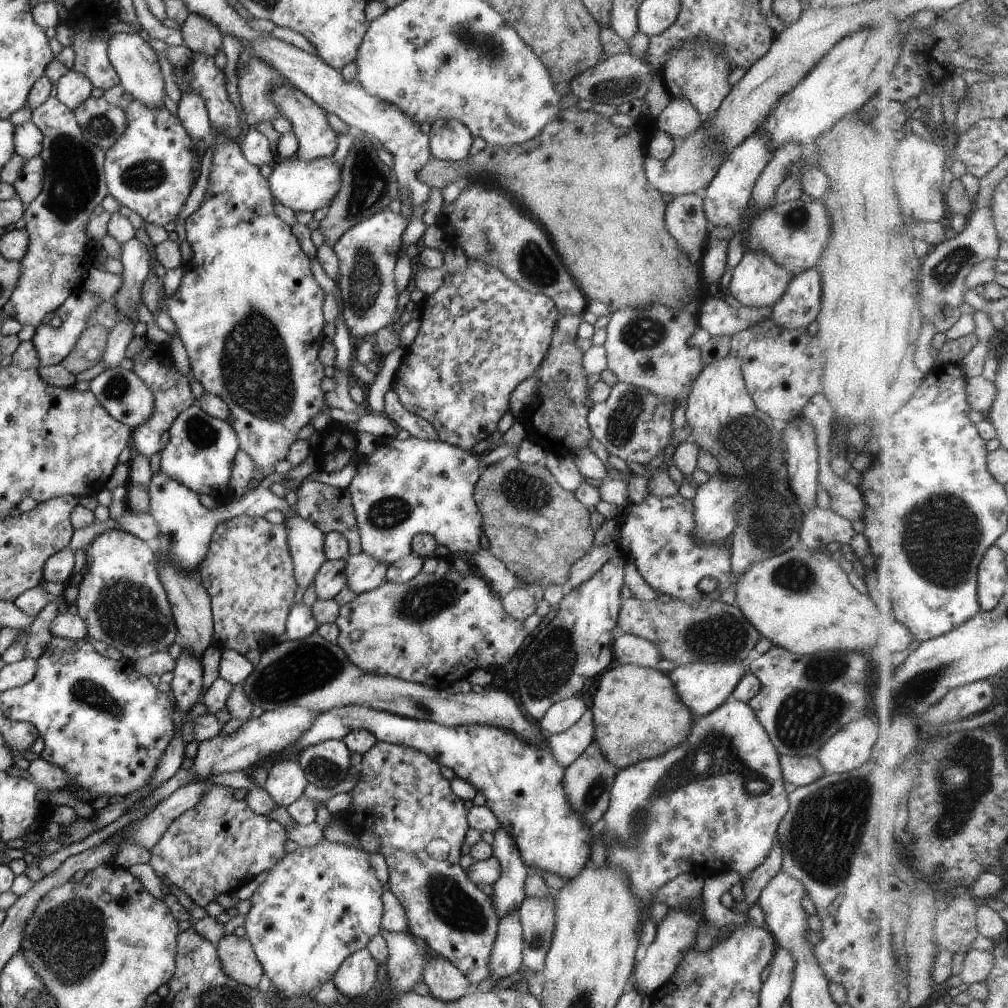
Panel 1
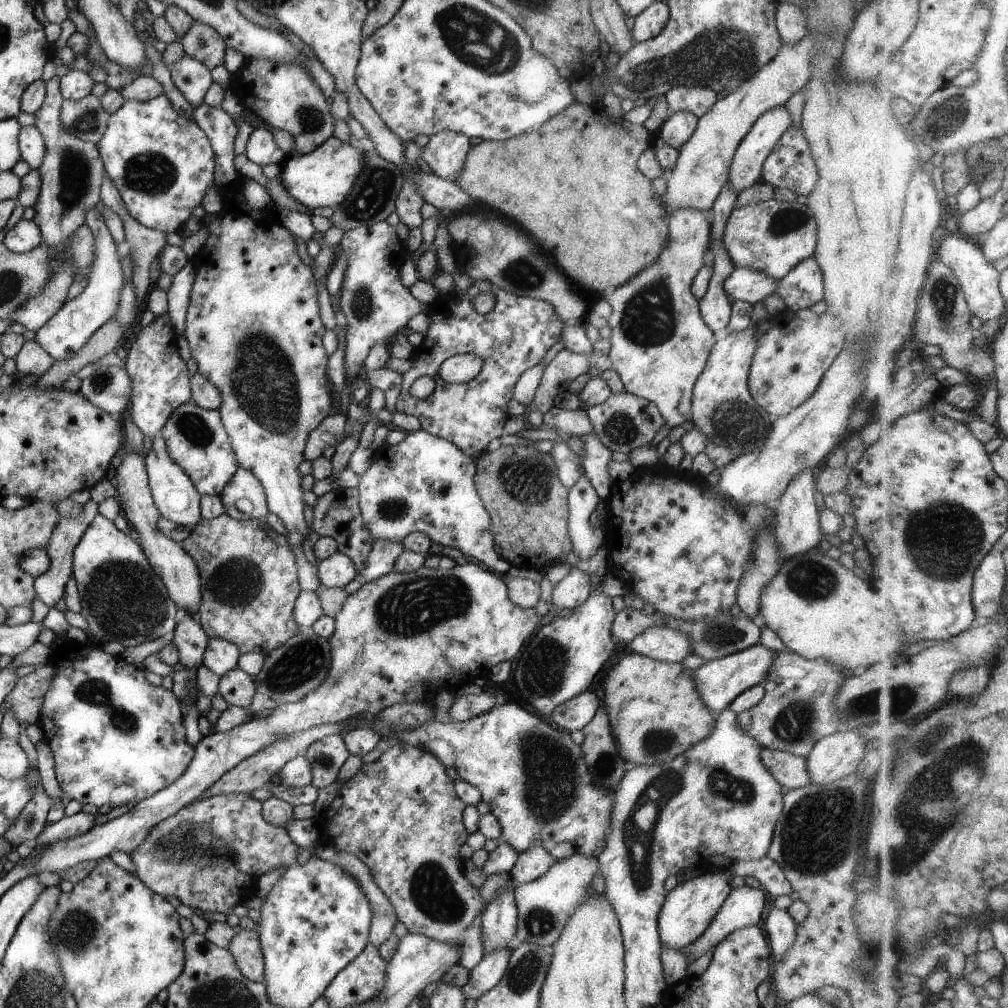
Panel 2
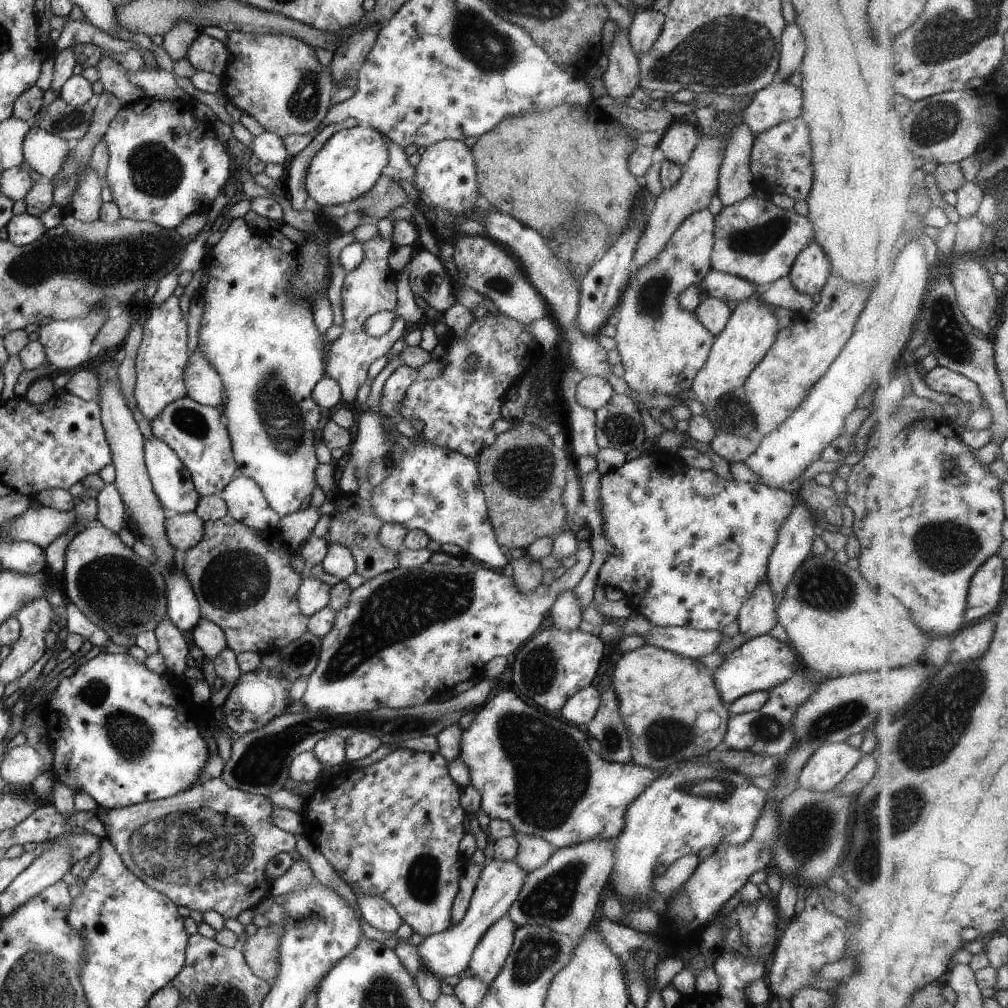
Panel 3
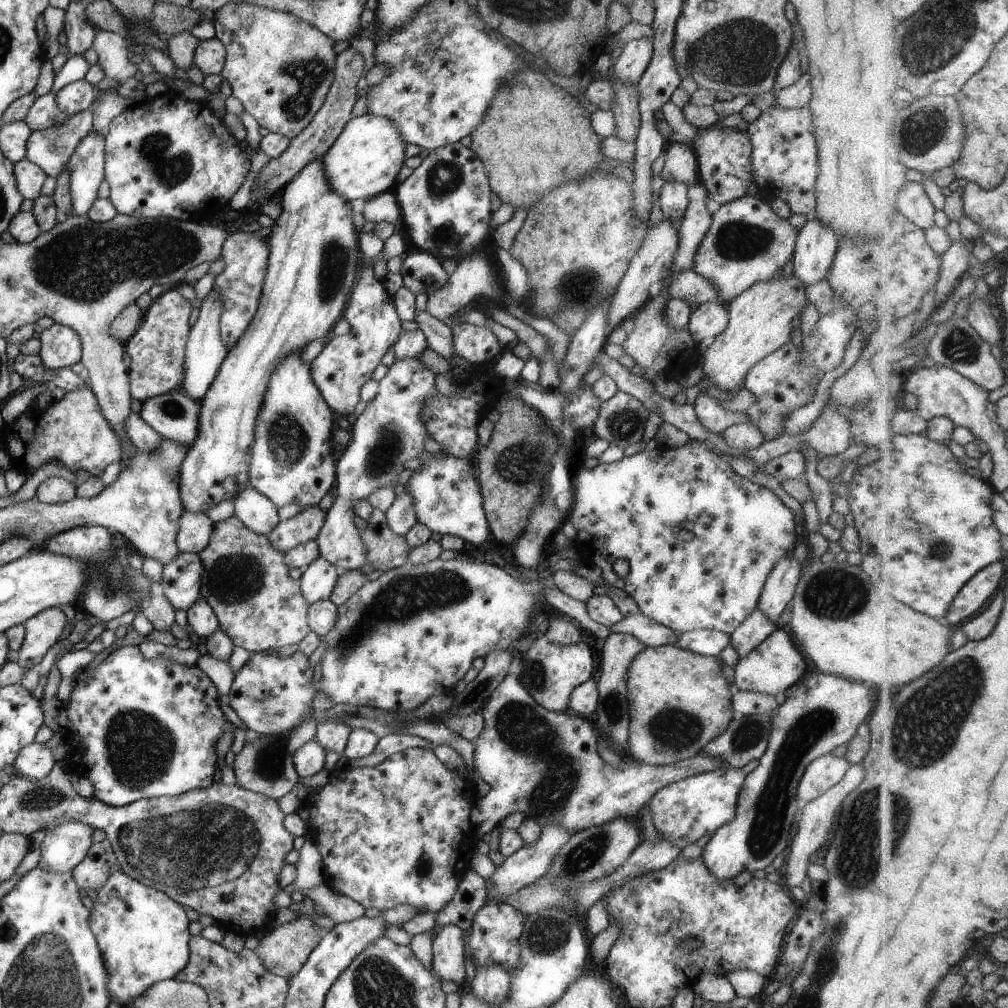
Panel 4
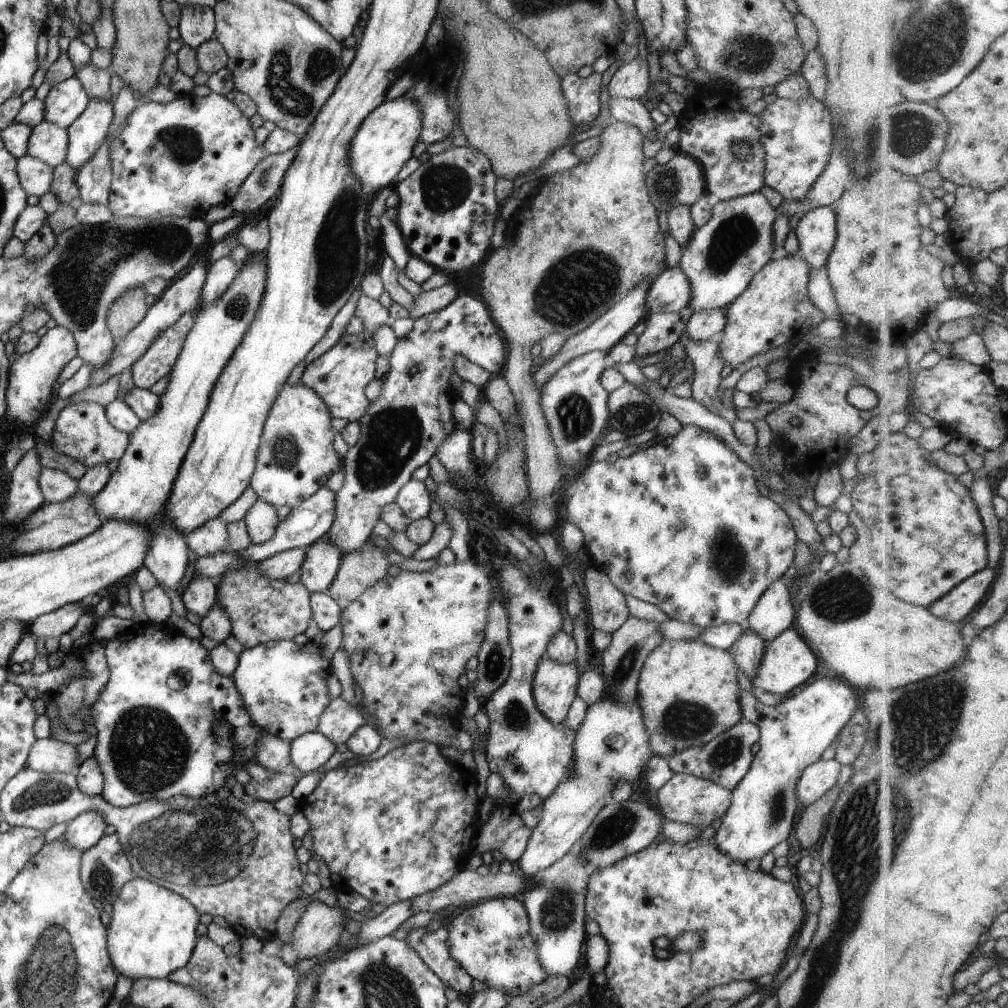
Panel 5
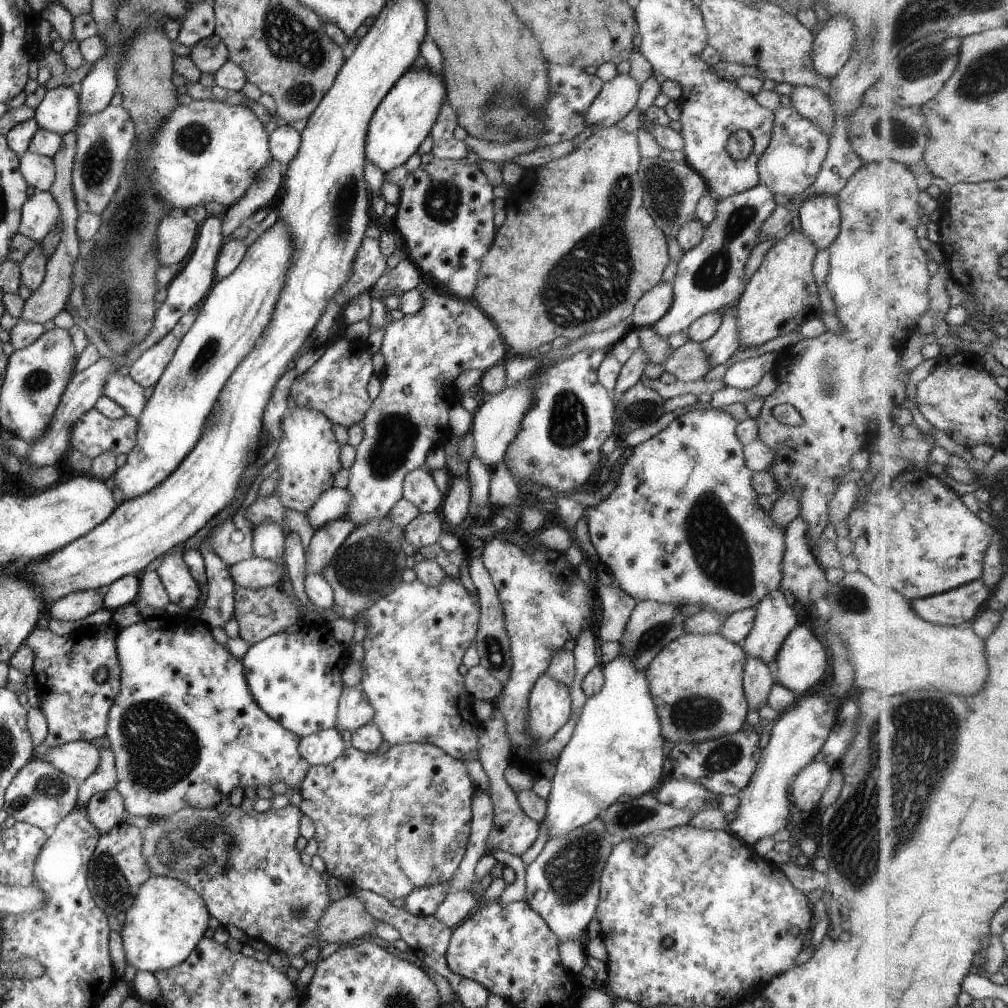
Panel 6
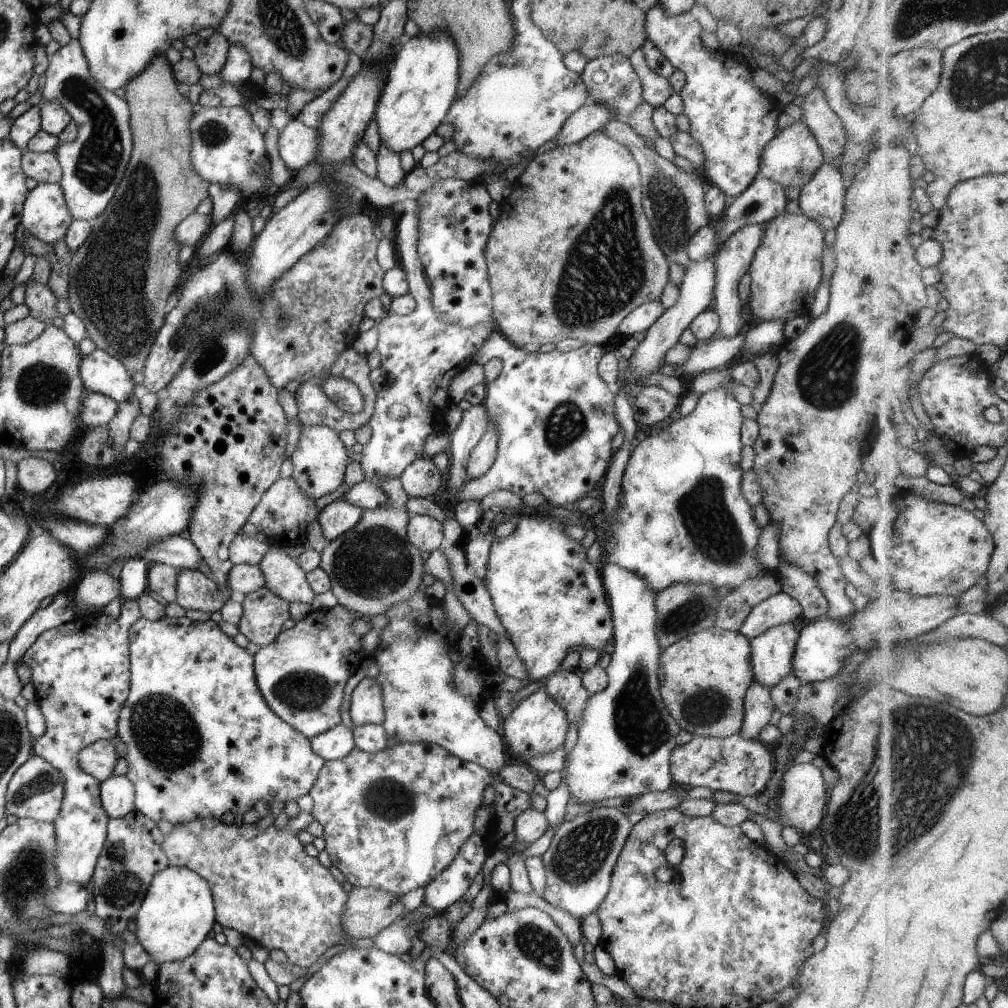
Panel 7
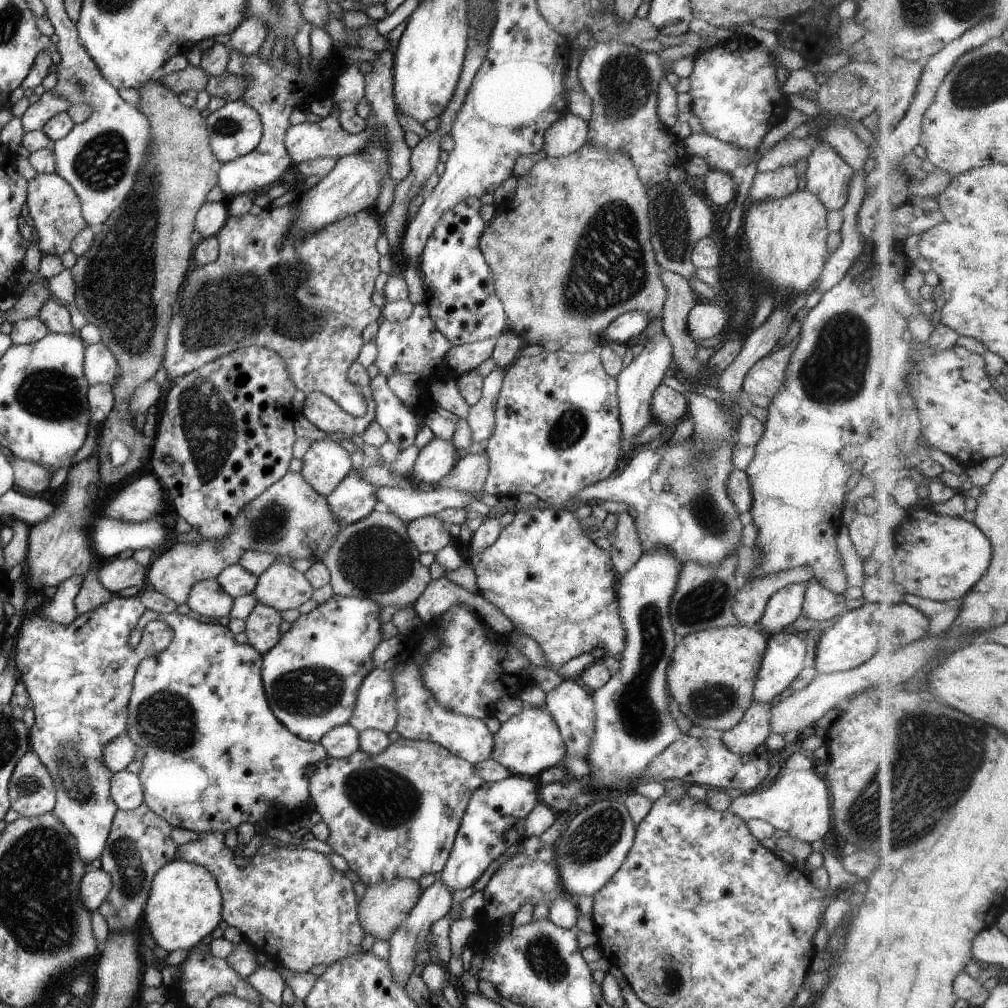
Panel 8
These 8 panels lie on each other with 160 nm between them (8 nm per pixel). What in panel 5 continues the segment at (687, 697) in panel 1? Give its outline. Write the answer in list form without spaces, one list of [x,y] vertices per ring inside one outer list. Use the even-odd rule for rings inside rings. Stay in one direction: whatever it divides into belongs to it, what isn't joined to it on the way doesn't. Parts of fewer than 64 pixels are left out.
[[[787,628],[774,639],[764,645],[764,653],[756,673],[750,679],[756,692],[765,691],[776,695],[785,696],[795,686],[803,684],[817,668],[817,658],[814,652],[805,645],[805,642],[795,633],[794,628]]]

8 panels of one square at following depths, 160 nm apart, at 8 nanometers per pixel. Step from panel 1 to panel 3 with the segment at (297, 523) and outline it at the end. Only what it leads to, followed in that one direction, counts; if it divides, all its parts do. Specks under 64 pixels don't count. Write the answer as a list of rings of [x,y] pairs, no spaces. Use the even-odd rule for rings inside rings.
[[[243,217],[231,219],[228,226],[223,229],[224,234],[221,238],[211,247],[206,250],[206,265],[209,280],[205,286],[202,287],[203,302],[203,315],[198,328],[198,345],[197,349],[200,353],[212,364],[212,368],[221,377],[222,387],[224,390],[225,398],[223,398],[223,419],[225,421],[226,429],[230,438],[233,460],[236,464],[236,469],[232,474],[232,478],[244,476],[250,478],[261,489],[267,505],[269,505],[279,516],[286,515],[287,513],[295,512],[299,508],[299,504],[313,494],[318,489],[313,477],[315,466],[318,460],[315,454],[315,430],[319,426],[319,418],[321,418],[321,410],[311,396],[311,389],[324,375],[323,368],[323,338],[322,334],[315,328],[313,322],[313,315],[311,305],[307,305],[304,299],[293,299],[288,294],[291,291],[290,276],[292,270],[296,269],[296,262],[289,254],[283,253],[278,249],[273,249],[265,243],[262,232],[250,229],[247,227]]]

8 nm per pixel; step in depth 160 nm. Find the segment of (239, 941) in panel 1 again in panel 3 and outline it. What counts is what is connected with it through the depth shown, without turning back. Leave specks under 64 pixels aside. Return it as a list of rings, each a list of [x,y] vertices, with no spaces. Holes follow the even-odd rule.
[[[279,925],[259,927],[253,936],[246,938],[239,949],[251,972],[271,982],[278,968],[278,944],[284,930]]]

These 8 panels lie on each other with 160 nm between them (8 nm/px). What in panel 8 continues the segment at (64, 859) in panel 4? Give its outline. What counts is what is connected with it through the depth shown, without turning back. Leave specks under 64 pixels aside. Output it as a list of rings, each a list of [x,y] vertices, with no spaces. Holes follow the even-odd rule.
[[[127,769],[112,773],[109,792],[118,809],[128,811],[142,803],[139,777]]]

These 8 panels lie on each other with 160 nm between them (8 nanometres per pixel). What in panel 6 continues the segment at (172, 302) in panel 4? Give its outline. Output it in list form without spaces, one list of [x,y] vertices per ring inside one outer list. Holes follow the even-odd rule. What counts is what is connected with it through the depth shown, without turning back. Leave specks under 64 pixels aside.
[[[200,304],[183,314],[177,320],[175,326],[172,326],[171,330],[167,331],[167,334],[164,334],[155,344],[146,348],[131,364],[128,375],[141,388],[153,386],[163,374],[163,370],[169,364],[179,341],[195,322],[199,306]]]

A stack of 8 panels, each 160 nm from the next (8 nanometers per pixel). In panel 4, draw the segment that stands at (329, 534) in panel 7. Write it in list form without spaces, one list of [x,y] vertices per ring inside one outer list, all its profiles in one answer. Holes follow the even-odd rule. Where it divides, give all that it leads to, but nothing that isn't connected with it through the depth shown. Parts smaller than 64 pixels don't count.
[[[317,555],[302,568],[300,591],[308,604],[328,598],[338,577],[335,567],[321,555]]]

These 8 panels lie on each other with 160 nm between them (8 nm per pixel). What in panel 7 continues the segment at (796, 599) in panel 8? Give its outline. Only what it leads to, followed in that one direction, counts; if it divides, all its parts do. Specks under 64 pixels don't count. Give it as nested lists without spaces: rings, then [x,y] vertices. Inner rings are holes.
[[[783,592],[775,593],[752,606],[737,631],[752,639],[772,626],[793,622],[801,614],[802,608],[794,598]]]

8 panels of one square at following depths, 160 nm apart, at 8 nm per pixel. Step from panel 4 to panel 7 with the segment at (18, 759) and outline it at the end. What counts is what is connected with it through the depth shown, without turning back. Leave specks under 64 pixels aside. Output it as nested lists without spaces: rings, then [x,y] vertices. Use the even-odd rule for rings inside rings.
[[[111,738],[95,741],[82,748],[77,755],[80,768],[98,781],[104,781],[112,775],[119,755]]]

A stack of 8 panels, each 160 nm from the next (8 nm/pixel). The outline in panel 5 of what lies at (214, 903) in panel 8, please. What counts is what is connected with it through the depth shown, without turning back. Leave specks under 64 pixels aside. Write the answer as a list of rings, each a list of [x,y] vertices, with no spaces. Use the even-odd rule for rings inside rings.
[[[135,877],[119,889],[117,898],[112,902],[109,927],[106,928],[106,949],[116,974],[122,974],[132,981],[141,977],[165,979],[170,972],[187,964],[193,947],[197,942],[195,926],[199,923],[197,909],[176,892],[158,884]]]

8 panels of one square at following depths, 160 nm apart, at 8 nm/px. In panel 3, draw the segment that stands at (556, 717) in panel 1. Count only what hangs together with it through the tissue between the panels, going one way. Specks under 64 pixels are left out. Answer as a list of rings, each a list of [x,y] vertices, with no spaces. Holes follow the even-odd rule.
[[[591,685],[572,694],[560,708],[561,718],[570,725],[584,728],[595,714],[600,703],[600,693]]]

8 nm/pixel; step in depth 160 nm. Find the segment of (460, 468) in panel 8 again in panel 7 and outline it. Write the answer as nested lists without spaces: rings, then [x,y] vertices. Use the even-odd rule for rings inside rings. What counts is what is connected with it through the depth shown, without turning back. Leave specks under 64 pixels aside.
[[[488,414],[488,424],[479,442],[470,450],[465,472],[468,480],[481,476],[489,470],[494,461],[497,450],[498,436],[492,425],[492,419]]]

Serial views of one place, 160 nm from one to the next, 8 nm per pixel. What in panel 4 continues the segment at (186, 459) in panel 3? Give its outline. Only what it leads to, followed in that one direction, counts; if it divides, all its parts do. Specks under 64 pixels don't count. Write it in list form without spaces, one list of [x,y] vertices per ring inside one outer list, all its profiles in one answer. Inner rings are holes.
[[[169,392],[154,397],[146,398],[140,402],[138,415],[147,423],[161,438],[176,442],[185,450],[190,449],[194,441],[197,428],[197,417],[200,409],[200,401],[190,399],[182,392]]]

